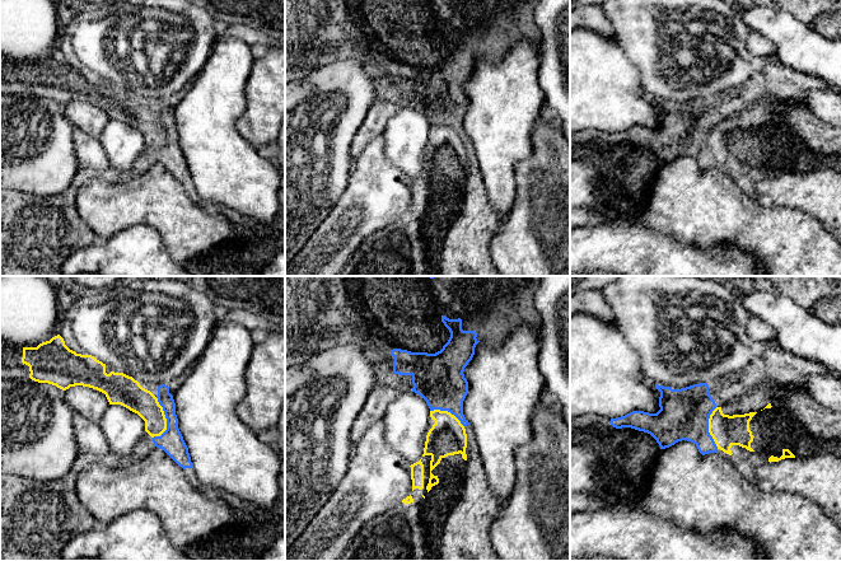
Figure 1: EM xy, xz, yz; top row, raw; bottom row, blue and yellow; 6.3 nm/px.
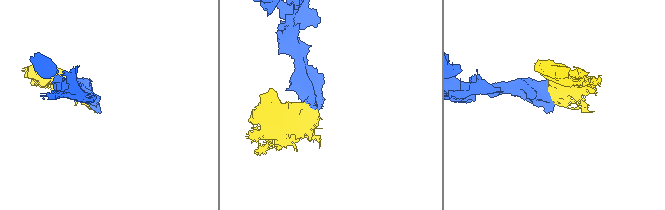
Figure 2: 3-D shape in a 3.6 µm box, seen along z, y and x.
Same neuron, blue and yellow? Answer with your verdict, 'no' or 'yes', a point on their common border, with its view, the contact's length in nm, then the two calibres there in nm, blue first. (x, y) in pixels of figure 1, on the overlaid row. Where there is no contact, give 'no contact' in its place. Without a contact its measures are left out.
yes; contact xy (167, 420); length 260 nm; calibres 150 and 160 nm

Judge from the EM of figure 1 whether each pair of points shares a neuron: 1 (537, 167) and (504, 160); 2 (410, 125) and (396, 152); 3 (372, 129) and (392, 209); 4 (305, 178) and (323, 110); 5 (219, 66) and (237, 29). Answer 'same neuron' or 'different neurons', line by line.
1: different neurons
2: same neuron
3: different neurons
4: same neuron
5: different neurons

